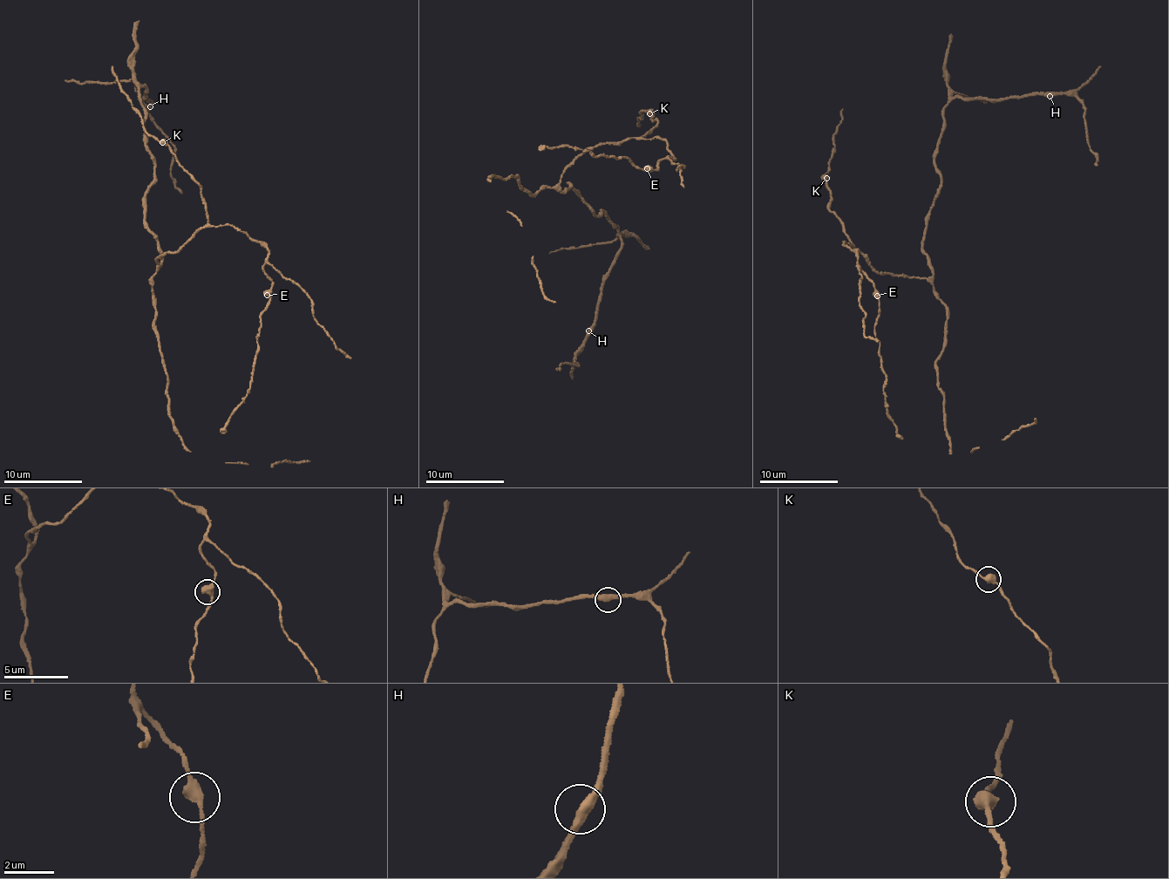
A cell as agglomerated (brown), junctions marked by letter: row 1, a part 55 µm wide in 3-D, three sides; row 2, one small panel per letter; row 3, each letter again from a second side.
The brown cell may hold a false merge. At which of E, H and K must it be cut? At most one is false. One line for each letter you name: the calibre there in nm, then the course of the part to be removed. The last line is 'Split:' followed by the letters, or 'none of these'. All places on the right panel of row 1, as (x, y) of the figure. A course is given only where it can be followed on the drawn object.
Split: none of these

